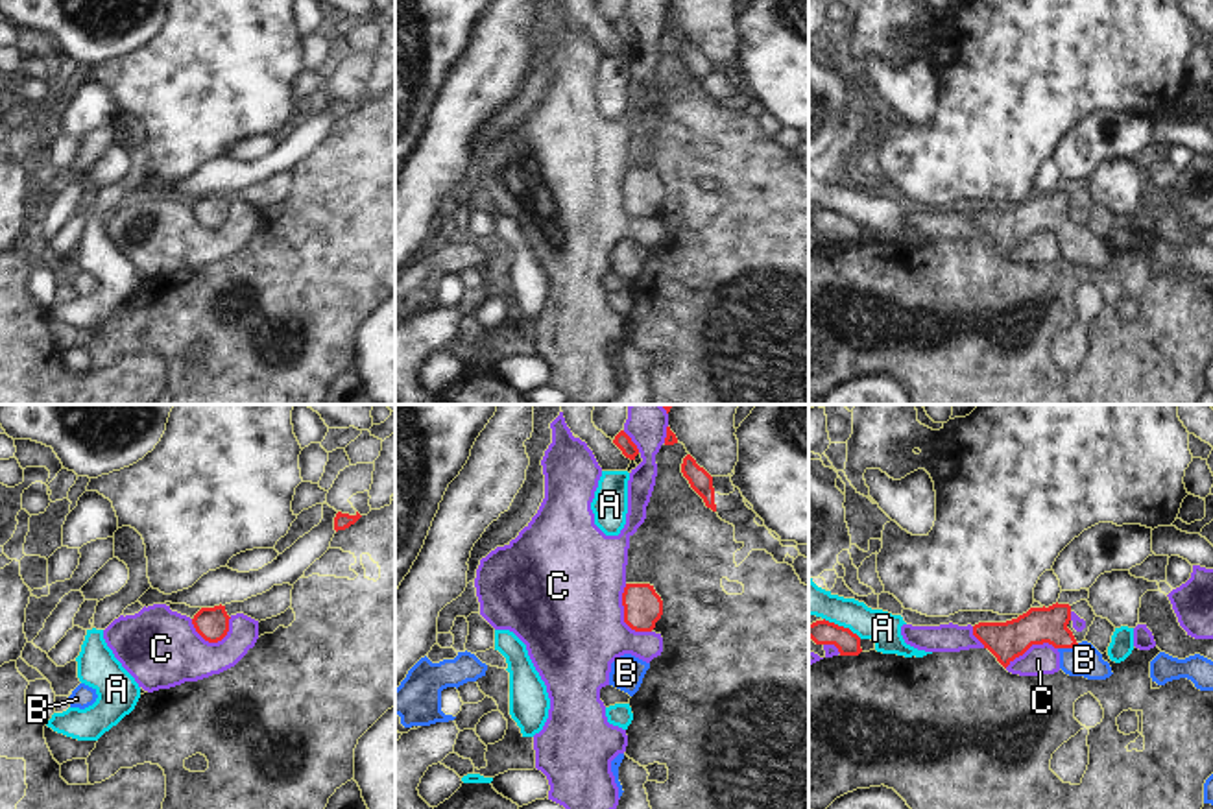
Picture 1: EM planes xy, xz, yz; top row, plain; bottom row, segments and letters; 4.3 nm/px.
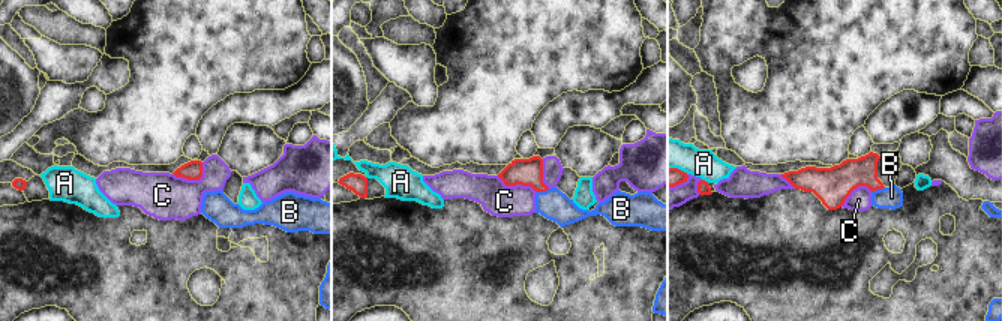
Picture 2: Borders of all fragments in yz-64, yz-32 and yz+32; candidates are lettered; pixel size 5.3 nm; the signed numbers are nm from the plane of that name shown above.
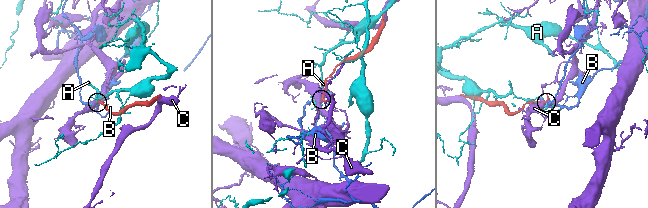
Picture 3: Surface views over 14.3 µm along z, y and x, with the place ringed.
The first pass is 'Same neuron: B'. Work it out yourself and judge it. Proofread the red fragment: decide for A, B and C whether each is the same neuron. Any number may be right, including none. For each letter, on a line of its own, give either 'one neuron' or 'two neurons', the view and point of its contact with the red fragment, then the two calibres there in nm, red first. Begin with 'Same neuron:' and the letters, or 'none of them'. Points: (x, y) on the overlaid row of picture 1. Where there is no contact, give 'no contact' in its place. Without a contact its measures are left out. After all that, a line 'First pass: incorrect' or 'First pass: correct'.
Same neuron: B
A: two neurons; meets red in yz at (842, 627); 110 nm thick on the red side, 150 nm on the other
B: one neuron; meets red in yz at (1068, 647); 160 nm thick on the red side, 140 nm on the other
C: two neurons; meets red in xz at (624, 615); 170 nm thick on the red side, 480 nm on the other
First pass: correct

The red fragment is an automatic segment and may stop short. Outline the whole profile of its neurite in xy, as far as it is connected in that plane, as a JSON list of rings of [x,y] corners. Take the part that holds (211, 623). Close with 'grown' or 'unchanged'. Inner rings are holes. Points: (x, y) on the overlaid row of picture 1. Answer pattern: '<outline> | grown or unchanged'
[[[220,604],[214,608],[201,608],[194,615],[192,624],[205,641],[218,643],[229,632],[229,619],[225,606]]] | unchanged

